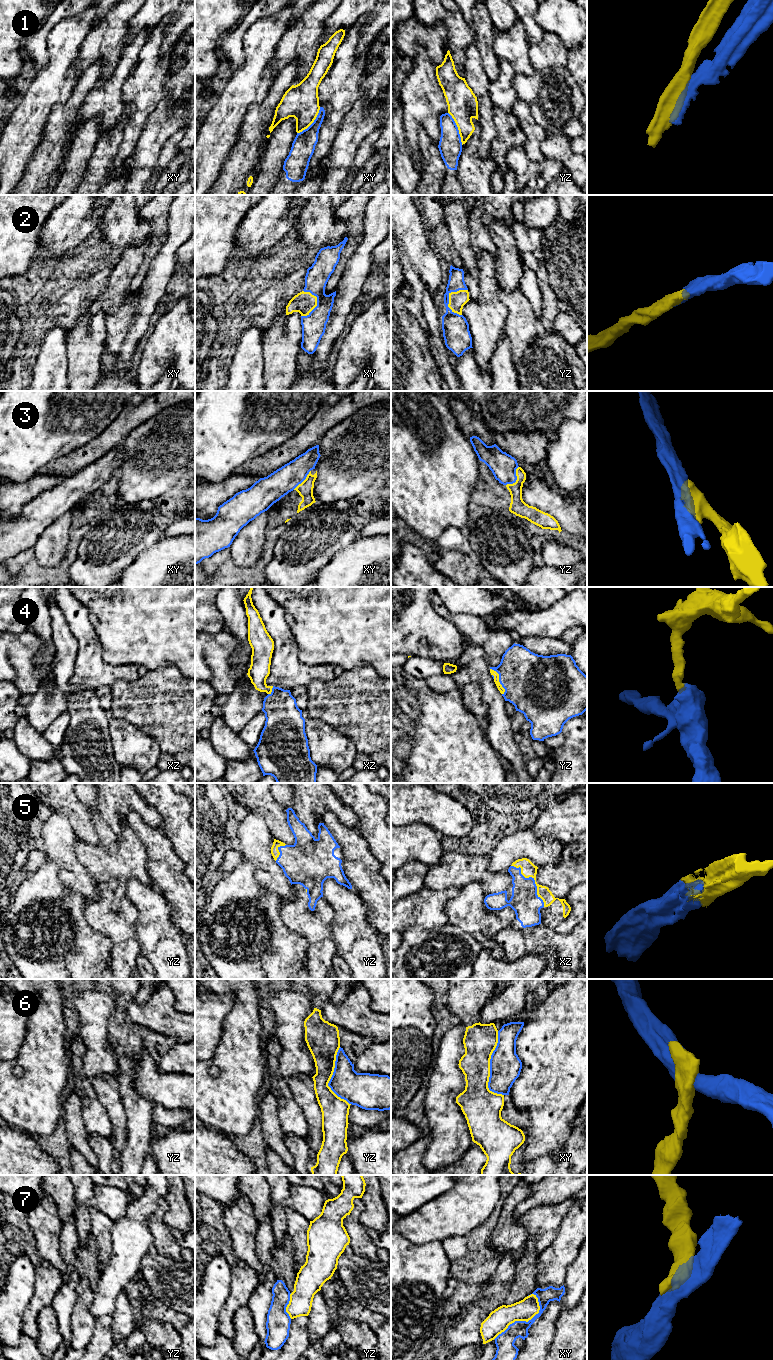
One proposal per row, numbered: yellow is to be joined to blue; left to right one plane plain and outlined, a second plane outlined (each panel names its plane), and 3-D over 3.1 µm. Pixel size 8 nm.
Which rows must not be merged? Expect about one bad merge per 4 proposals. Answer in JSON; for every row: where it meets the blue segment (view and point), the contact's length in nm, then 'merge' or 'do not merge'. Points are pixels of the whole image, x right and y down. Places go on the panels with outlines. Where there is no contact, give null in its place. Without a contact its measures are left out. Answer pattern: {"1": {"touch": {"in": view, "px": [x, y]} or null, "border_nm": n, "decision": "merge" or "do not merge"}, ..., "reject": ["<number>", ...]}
{"1": {"touch": {"in": "yz", "px": [457, 128]}, "border_nm": 280, "decision": "do not merge"}, "2": {"touch": {"in": "yz", "px": [448, 294]}, "border_nm": 220, "decision": "merge"}, "3": {"touch": {"in": "yz", "px": [516, 478]}, "border_nm": 190, "decision": "do not merge"}, "4": {"touch": {"in": "yz", "px": [499, 680]}, "border_nm": 240, "decision": "merge"}, "5": {"touch": {"in": "xz", "px": [534, 880]}, "border_nm": 420, "decision": "merge"}, "6": {"touch": {"in": "xy", "px": [490, 1067]}, "border_nm": 500, "decision": "do not merge"}, "7": {"touch": {"in": "xy", "px": [524, 1321]}, "border_nm": 500, "decision": "do not merge"}, "reject": ["1", "3", "6", "7"]}

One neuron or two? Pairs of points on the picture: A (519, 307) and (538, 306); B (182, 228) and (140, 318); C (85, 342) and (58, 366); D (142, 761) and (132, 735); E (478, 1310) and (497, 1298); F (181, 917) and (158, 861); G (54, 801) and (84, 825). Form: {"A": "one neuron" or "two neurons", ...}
{"A": "two neurons", "B": "one neuron", "C": "two neurons", "D": "one neuron", "E": "one neuron", "F": "one neuron", "G": "one neuron"}

